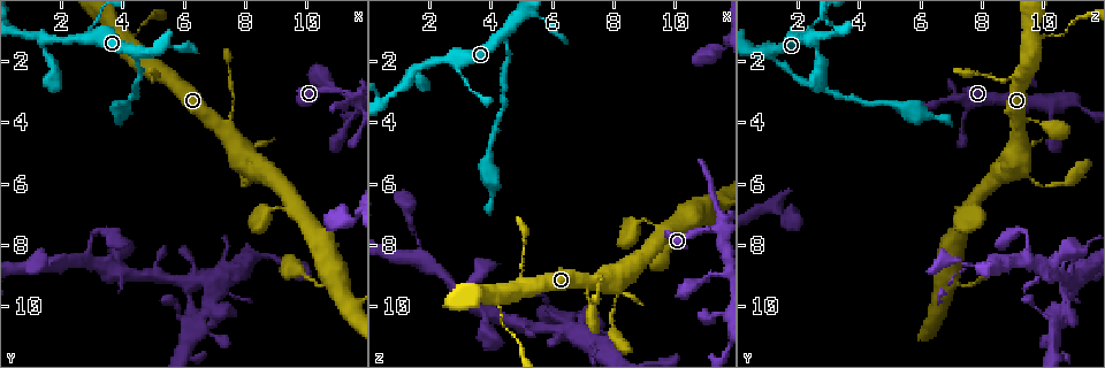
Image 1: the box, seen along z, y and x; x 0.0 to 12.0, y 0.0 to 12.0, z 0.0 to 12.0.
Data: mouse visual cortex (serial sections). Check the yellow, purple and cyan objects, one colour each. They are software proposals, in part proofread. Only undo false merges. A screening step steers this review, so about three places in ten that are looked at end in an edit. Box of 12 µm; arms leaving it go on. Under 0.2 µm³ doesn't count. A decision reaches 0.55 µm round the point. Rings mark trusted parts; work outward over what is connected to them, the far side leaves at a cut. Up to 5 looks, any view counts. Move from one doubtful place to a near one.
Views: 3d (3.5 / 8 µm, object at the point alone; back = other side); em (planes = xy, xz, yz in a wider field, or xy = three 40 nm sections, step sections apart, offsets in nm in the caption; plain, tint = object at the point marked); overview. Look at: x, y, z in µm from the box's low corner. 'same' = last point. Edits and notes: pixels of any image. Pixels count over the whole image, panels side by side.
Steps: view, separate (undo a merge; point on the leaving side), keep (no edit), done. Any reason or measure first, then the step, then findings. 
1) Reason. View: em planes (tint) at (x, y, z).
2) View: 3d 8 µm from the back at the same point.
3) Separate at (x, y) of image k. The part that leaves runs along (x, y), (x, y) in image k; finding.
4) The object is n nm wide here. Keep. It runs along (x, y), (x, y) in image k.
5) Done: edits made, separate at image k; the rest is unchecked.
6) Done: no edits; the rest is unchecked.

Abrupt turn. View: 3d 3.5 µm at (4.4, 1.9, 1.3).

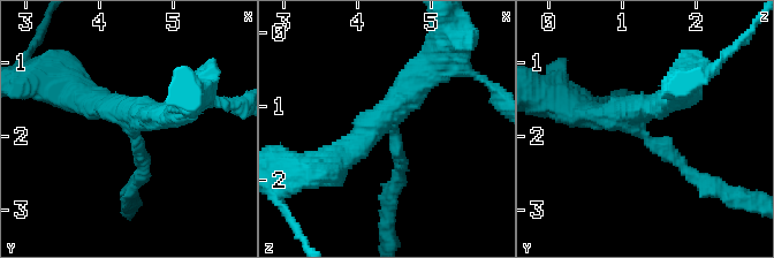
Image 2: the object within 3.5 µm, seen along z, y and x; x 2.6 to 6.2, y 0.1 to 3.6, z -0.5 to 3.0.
3 arms meet here; the arms are 150, 350, 350 nm wide. View: em xy step 5 (tint) at (4.45, 1.95, 1.25).

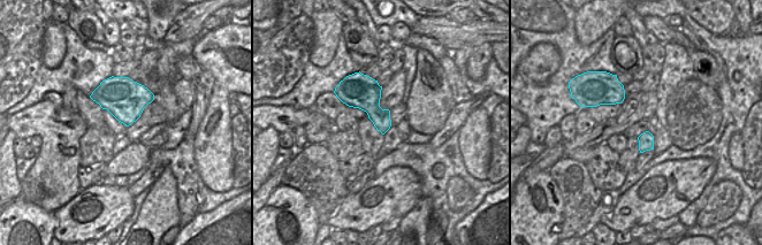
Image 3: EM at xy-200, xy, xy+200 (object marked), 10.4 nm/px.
Separate at (678, 162) of image 2. The part that leaves runs along (647, 138), (689, 174), (736, 196) in image 2; a second cell is stuck on.

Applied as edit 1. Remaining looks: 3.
View: 3d 3.5 µm at (3.0, 1.0, 2.4).

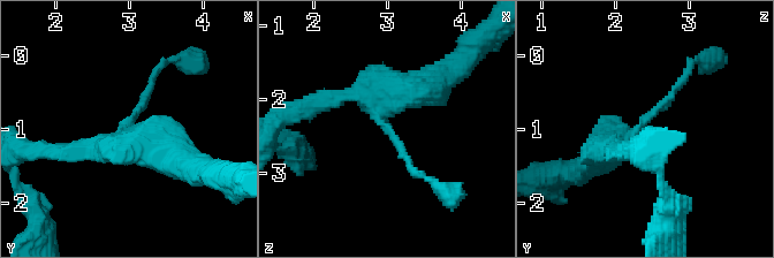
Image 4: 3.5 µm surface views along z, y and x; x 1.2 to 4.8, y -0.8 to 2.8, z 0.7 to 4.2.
The arms are 100, 450 nm wide. View: em xy step 3 (plain) at (2.95, 1.00, 2.35).

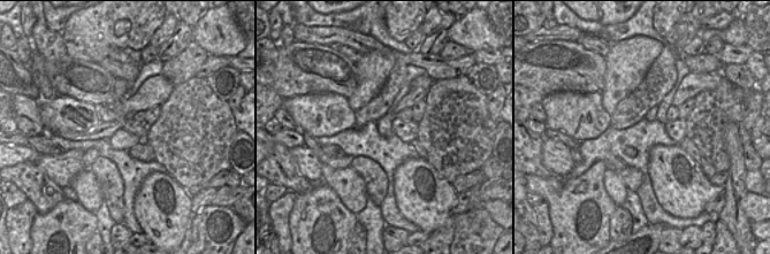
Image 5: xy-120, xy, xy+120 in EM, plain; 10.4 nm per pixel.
Where the object lies. View: em xy step 3 (tint) at the same point.

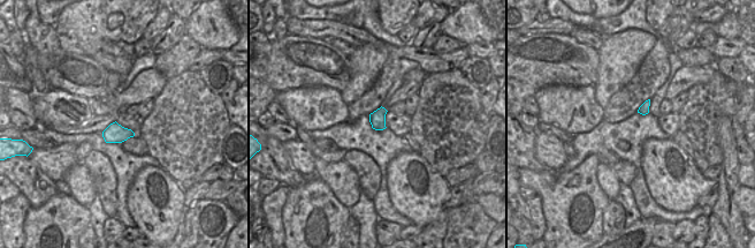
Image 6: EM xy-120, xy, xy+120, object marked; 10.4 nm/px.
Keep. Continuous, no second cell.

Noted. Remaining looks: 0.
Done: edits made, separate at image 2; the rest is unchecked.

